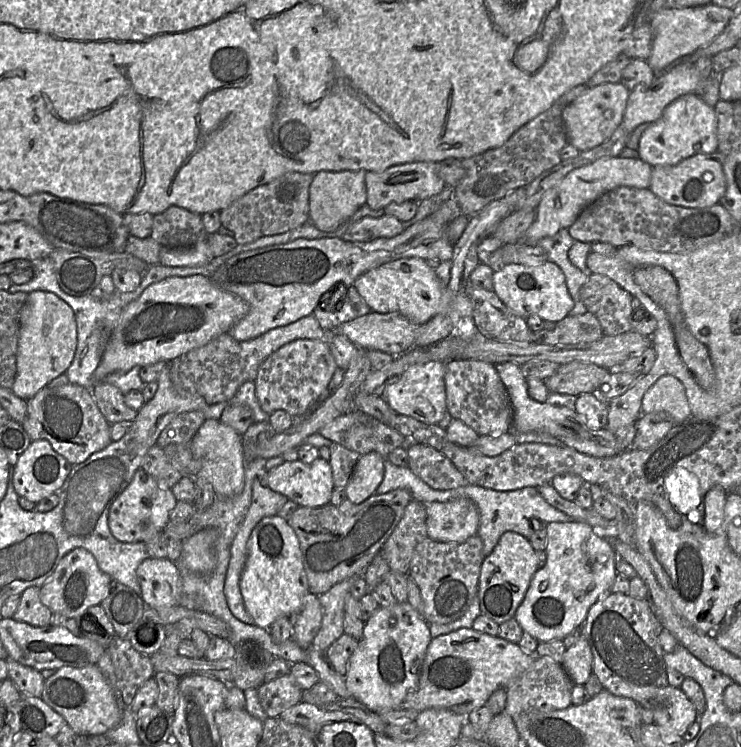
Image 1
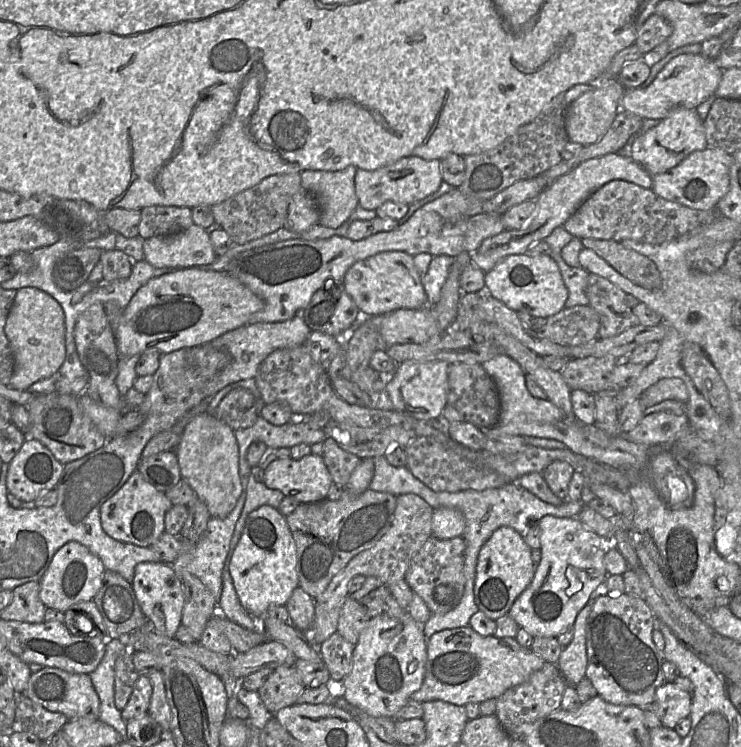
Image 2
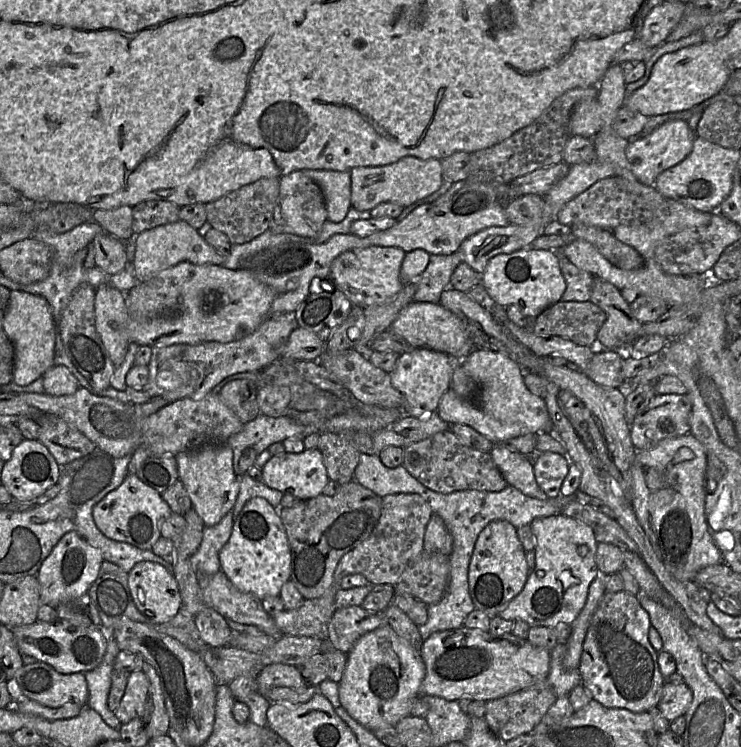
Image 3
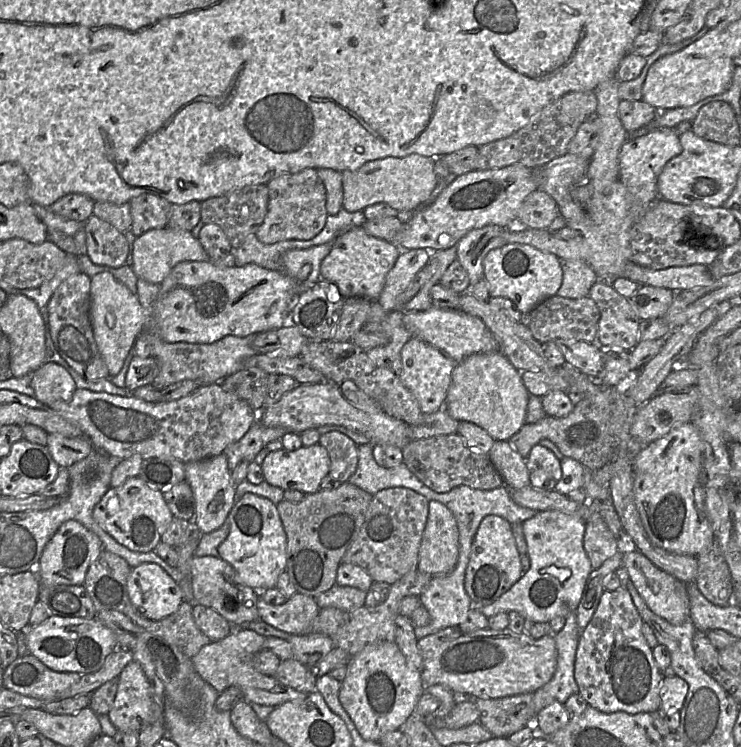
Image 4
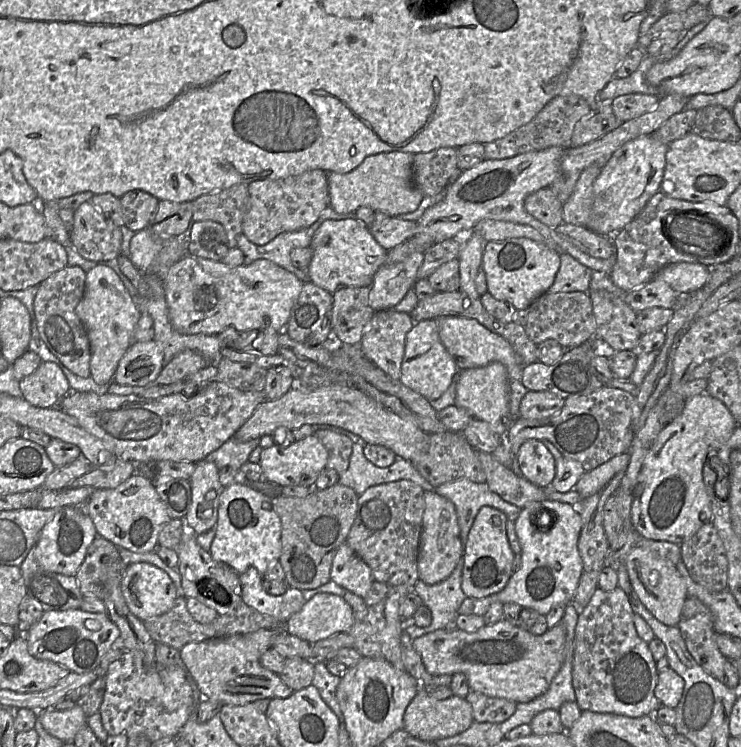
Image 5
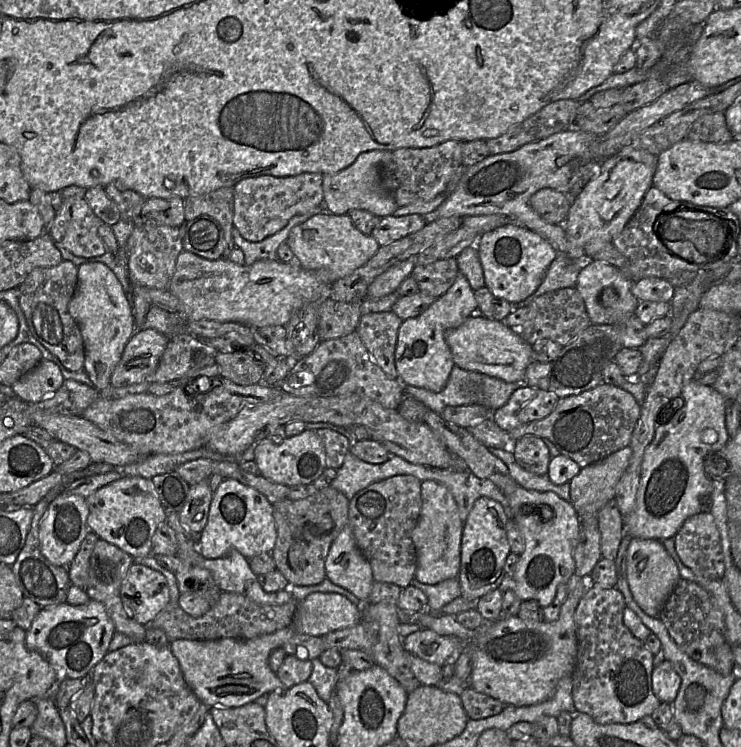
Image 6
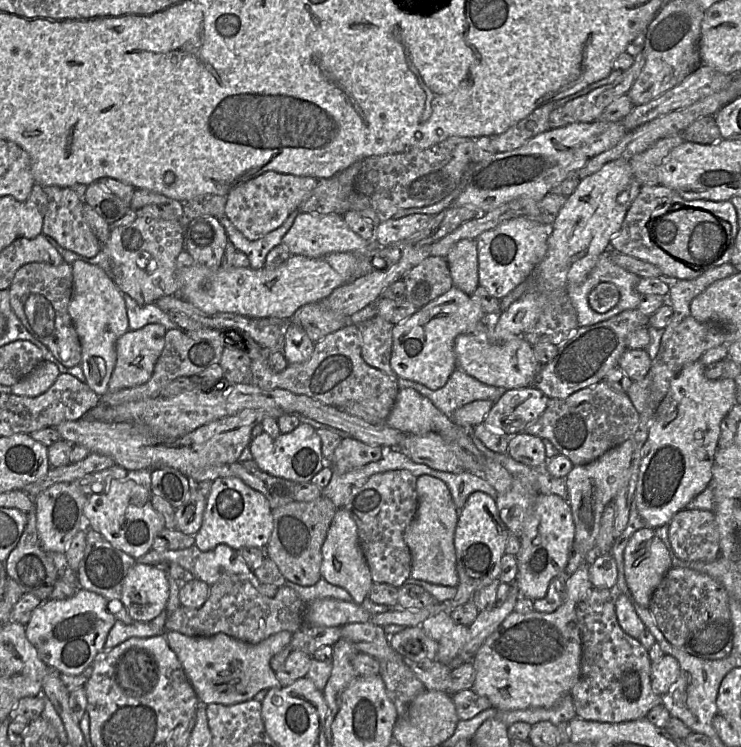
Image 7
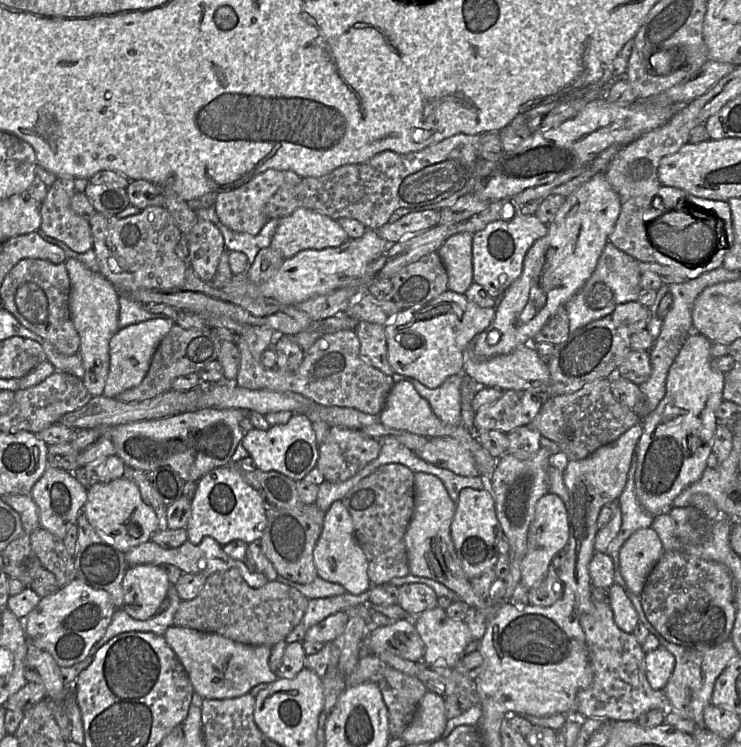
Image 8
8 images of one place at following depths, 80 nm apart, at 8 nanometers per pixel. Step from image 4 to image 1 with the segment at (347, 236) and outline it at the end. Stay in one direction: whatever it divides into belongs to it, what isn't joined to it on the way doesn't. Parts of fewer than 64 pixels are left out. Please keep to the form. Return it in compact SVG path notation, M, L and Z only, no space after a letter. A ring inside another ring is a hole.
M401 258L381 265L359 276L353 286L369 305L372 312L390 313L397 312L406 317L410 322L422 326L437 314L449 316L455 325L455 332L461 329L461 324L471 322L472 303L466 293L454 293L446 285L443 285L432 266L421 258Z

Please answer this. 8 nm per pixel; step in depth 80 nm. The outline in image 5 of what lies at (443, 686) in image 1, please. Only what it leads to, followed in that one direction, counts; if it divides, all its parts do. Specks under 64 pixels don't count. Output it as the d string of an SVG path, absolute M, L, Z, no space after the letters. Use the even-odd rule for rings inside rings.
M503 619L476 632L439 629L413 639L429 674L463 673L469 689L489 697L527 703L543 694L560 670L564 659L566 627L561 621L542 635L534 635Z

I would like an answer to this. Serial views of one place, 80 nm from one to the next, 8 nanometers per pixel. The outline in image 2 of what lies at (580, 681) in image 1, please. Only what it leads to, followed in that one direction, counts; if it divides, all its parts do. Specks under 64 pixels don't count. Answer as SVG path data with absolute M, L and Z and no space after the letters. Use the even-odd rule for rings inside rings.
M588 602L578 613L571 642L562 648L557 666L568 685L575 686L585 678L587 668L586 629L587 620L592 610L592 602Z

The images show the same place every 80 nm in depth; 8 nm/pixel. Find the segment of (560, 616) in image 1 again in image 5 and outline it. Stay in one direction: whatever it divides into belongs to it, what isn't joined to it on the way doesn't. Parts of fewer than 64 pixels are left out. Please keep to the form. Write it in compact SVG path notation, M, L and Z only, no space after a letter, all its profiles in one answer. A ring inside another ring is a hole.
M557 500L540 501L542 506L553 512L553 523L540 528L534 523L536 514L522 508L515 520L515 530L521 545L521 565L515 570L507 585L498 593L484 598L466 597L458 609L459 614L483 616L493 602L513 602L547 615L556 605L567 605L572 599L583 573L583 561L578 550L582 519L578 506Z

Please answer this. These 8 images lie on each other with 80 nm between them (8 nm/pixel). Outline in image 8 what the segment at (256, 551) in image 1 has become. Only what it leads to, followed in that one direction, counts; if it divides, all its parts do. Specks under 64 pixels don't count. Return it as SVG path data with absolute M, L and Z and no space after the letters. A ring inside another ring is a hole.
M233 462L208 472L197 481L191 500L191 517L185 528L192 544L200 544L205 537L213 538L221 546L234 540L260 541L266 525L267 512L261 495L242 478Z

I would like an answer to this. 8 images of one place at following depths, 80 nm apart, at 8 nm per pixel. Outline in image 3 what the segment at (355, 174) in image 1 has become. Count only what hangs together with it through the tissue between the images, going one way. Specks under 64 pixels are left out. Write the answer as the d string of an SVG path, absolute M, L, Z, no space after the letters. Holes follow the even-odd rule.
M303 169L321 188L327 209L327 219L339 223L345 219L351 204L351 172Z

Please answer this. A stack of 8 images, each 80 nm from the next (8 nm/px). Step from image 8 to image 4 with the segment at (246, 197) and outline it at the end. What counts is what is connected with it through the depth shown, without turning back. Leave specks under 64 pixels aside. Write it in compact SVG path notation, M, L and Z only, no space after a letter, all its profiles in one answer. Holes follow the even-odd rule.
M306 168L293 174L280 175L267 184L268 210L263 223L255 235L264 244L272 244L287 239L309 240L325 227L326 188L314 168Z

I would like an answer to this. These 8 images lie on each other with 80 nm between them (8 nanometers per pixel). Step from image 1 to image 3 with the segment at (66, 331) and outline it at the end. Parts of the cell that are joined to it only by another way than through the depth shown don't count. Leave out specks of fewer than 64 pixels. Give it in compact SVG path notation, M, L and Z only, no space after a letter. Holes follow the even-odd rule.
M20 290L11 291L3 319L3 330L14 347L12 382L20 386L28 385L41 378L55 365L54 354L58 329L51 306L44 297Z

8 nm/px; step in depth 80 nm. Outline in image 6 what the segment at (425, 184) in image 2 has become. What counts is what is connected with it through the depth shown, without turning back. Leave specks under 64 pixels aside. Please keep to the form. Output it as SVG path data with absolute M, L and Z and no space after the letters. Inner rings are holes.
M372 150L361 153L355 162L336 174L323 175L323 208L334 215L348 215L354 209L365 210L379 218L393 216L399 208L393 196L385 188L381 177L381 165L391 158L392 151Z

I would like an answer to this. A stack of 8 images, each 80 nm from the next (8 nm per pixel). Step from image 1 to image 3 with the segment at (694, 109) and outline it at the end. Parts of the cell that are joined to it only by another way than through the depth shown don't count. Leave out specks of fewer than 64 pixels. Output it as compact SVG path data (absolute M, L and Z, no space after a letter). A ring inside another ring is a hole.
M673 120L660 125L641 139L628 142L625 154L632 174L641 184L653 187L660 173L680 163L690 154L696 136L687 121Z

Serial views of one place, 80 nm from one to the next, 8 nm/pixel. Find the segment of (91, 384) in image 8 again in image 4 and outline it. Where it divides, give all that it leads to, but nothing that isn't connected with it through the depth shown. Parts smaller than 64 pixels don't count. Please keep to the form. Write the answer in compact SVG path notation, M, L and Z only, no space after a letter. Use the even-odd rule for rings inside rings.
M109 271L97 273L91 277L90 320L94 339L103 357L109 376L115 376L121 370L137 336L146 330L146 315L136 294Z

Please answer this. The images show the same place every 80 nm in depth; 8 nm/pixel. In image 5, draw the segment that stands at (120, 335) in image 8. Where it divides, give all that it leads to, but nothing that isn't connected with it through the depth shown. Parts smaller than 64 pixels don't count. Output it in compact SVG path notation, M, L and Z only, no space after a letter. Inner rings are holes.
M155 341L133 342L121 358L113 382L118 385L143 386L155 380L165 365L165 355Z

